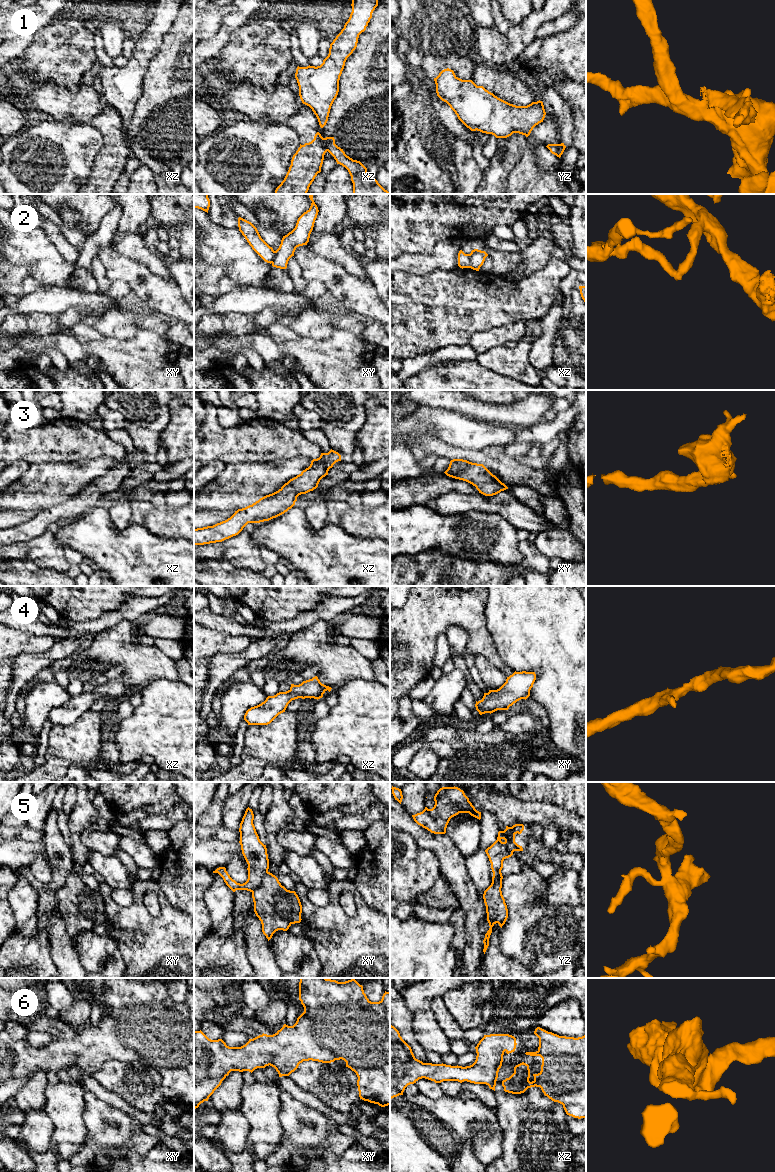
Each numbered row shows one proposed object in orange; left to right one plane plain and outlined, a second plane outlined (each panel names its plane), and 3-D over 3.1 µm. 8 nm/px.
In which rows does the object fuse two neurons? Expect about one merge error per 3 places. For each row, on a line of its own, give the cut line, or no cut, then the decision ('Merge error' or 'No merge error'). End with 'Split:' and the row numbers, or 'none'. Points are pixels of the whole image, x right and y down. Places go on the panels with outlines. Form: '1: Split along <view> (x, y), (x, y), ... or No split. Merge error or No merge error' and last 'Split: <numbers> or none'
1: Split along xz (324, 138), (327, 150). Merge error
2: Split along xz (469, 254), (470, 267). Merge error
3: No split. No merge error
4: No split. No merge error
5: Split along xy (267, 870), (263, 874), (261, 883), (252, 892). Merge error
6: No split. No merge error
Split: 1, 2, 5

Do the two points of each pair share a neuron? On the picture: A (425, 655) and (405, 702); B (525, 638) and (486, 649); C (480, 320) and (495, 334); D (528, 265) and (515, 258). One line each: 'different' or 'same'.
A: different
B: different
C: different
D: different

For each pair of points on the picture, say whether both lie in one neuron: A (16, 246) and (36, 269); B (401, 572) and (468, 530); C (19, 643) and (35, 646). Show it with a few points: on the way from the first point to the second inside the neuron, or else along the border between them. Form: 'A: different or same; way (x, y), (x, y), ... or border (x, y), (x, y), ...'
A: same; way (22, 252), (33, 263)
B: different; border (414, 554), (438, 549), (459, 558)
C: same; way (23, 643), (31, 644)

